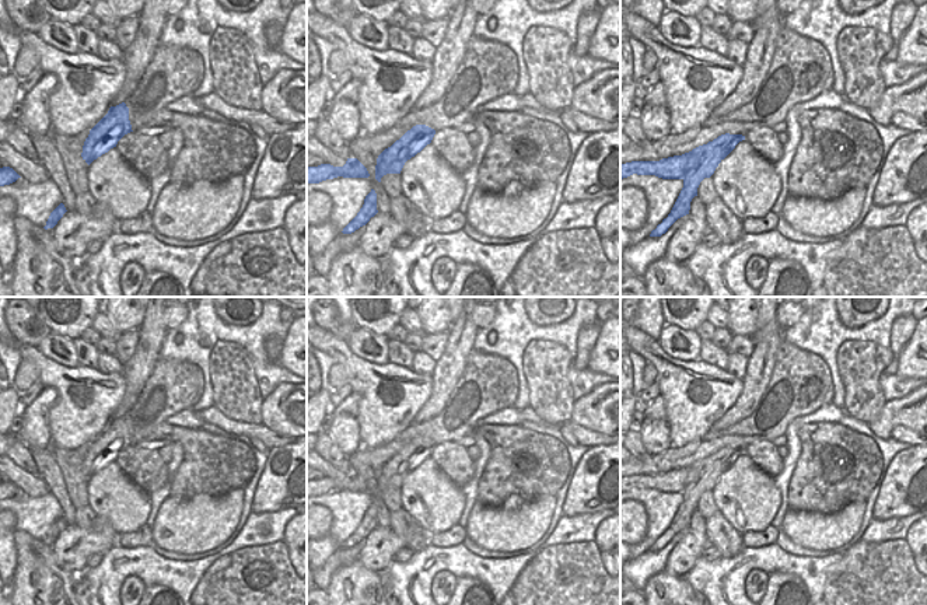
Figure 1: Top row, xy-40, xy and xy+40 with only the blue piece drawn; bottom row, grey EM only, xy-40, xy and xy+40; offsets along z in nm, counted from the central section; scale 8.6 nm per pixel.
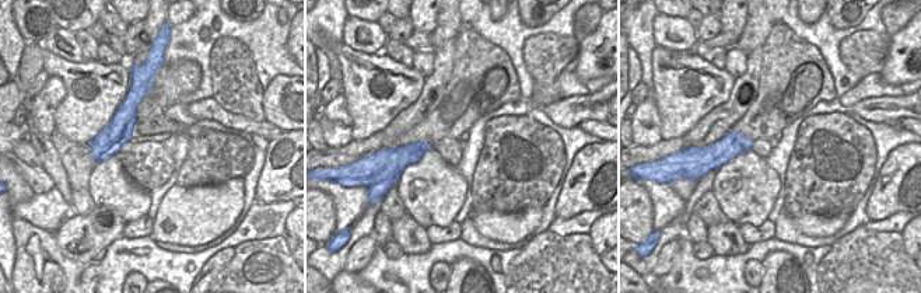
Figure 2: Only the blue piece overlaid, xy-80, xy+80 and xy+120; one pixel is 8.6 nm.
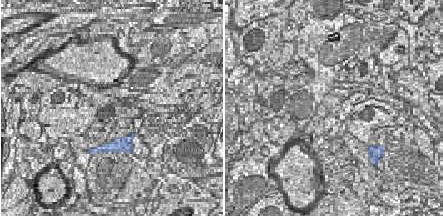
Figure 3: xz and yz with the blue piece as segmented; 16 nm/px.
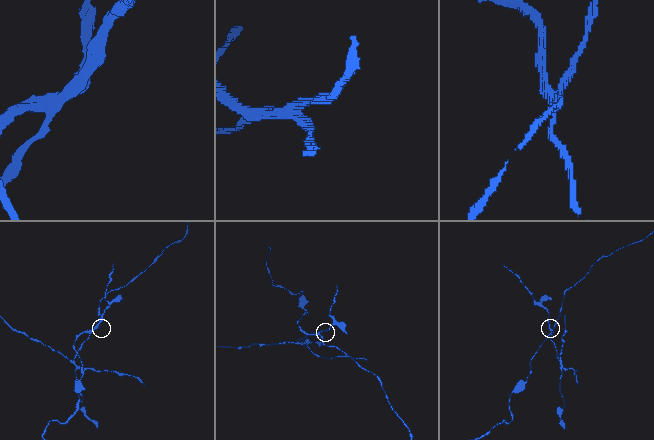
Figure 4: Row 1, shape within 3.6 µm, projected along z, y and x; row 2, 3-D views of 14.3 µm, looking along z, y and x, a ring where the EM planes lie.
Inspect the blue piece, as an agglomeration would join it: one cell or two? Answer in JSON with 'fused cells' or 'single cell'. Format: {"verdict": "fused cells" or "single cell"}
{"verdict": "fused cells"}

